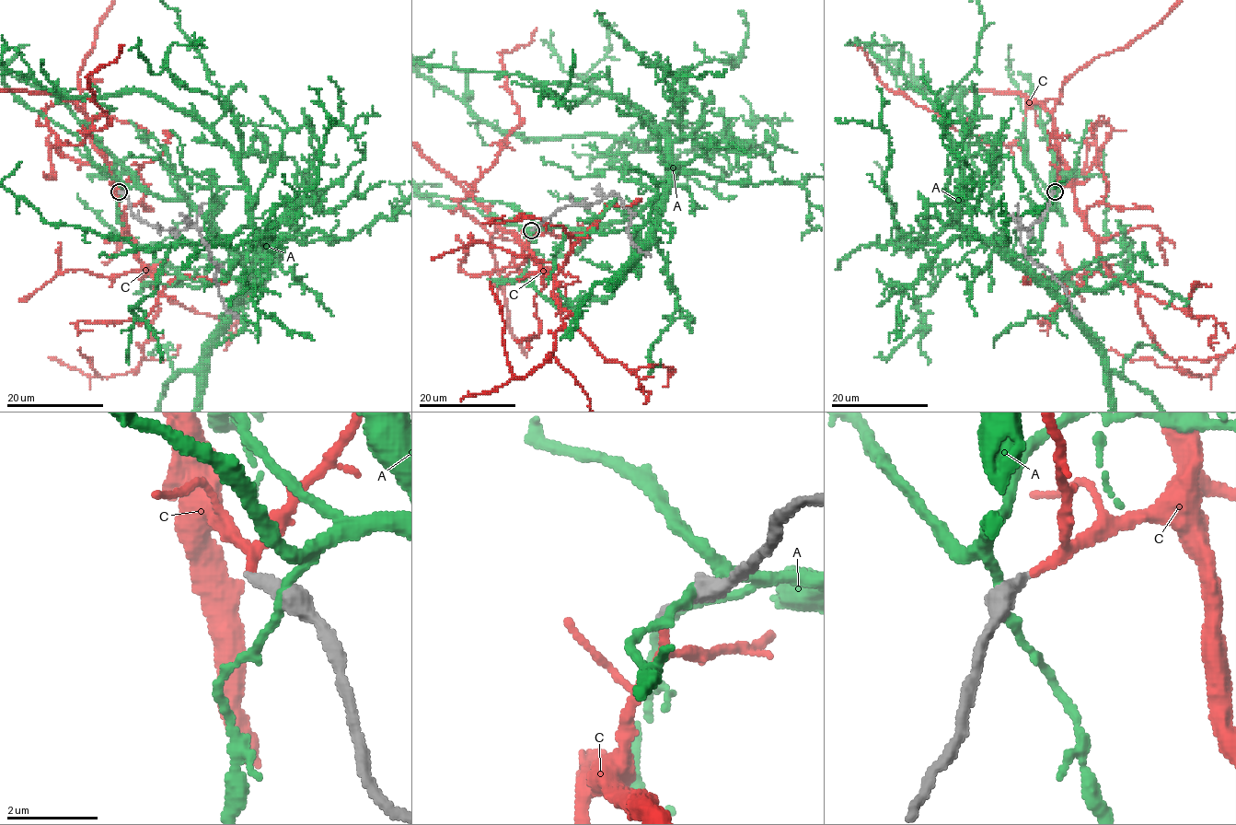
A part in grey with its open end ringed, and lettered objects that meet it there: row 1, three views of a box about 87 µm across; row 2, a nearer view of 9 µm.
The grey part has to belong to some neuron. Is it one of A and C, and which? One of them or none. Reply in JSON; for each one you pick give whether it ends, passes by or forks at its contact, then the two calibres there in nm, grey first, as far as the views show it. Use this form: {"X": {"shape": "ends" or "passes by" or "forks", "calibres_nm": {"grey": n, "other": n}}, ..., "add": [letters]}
{"C": {"shape": "passes by", "calibres_nm": {"grey": 240, "other": 160}}, "add": ["C"]}

